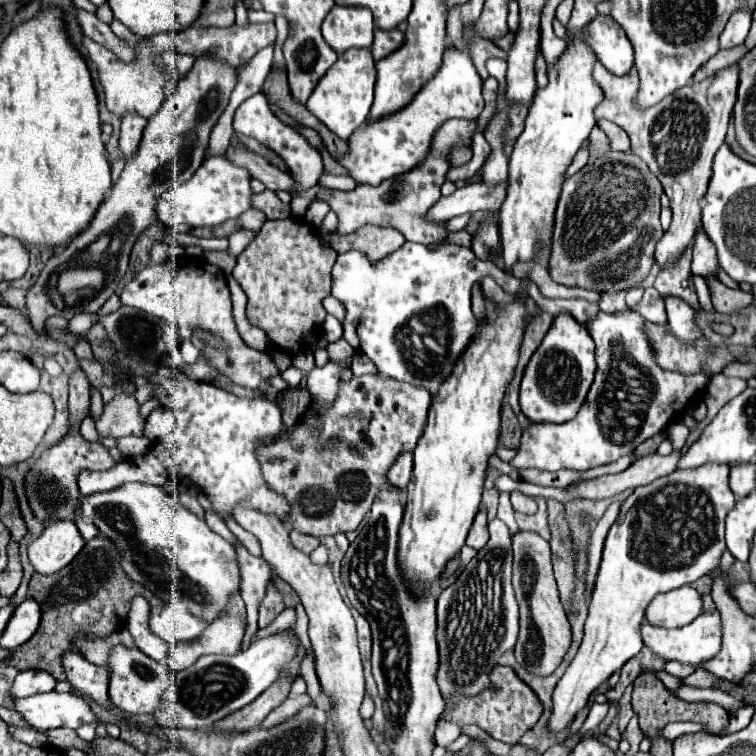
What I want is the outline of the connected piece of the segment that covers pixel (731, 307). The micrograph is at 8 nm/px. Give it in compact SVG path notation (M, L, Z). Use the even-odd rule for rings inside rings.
M710 277L707 280L707 284L710 290L712 305L714 305L714 309L718 313L732 315L732 313L738 313L740 309L750 307L752 301L754 301L750 293L740 291L740 289L728 289L716 277Z

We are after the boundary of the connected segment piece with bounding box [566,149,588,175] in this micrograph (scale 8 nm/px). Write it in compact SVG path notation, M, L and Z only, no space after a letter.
M580 149L580 151L576 153L576 157L574 157L570 169L568 169L566 173L568 173L568 175L574 175L574 173L576 173L578 169L582 169L586 163L588 163L588 151L586 151L586 149Z

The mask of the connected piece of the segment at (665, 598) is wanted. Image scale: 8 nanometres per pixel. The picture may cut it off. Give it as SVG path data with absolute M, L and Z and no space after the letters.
M686 585L676 591L656 595L646 609L646 619L656 627L684 627L702 613L702 595Z

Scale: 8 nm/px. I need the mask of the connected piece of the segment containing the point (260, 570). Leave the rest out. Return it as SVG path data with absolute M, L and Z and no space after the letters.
M236 541L232 543L238 555L238 565L240 565L240 595L246 603L247 630L242 642L242 651L250 646L250 639L258 628L258 603L264 597L266 583L270 581L270 569L268 563L262 557L254 557L246 551L246 547Z

